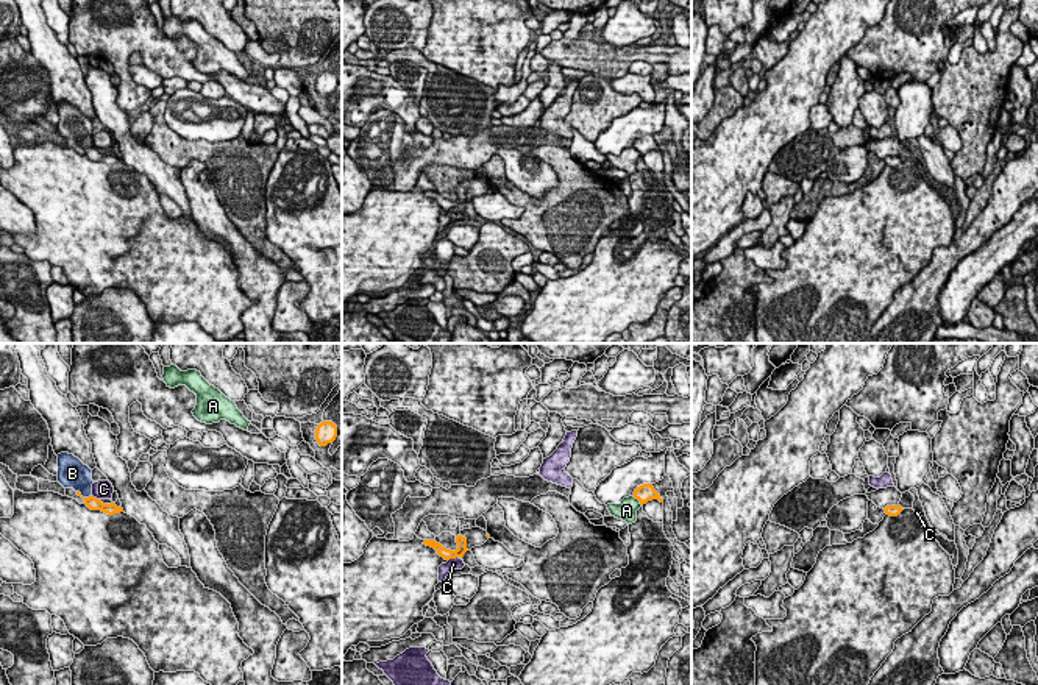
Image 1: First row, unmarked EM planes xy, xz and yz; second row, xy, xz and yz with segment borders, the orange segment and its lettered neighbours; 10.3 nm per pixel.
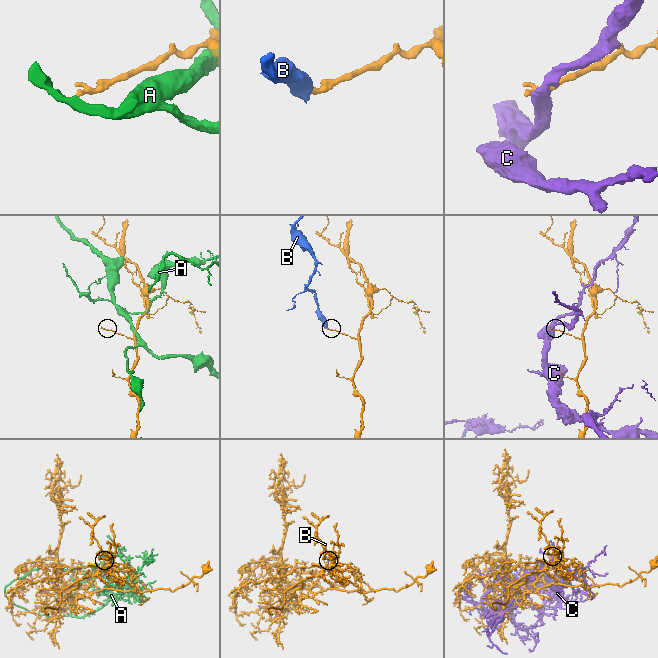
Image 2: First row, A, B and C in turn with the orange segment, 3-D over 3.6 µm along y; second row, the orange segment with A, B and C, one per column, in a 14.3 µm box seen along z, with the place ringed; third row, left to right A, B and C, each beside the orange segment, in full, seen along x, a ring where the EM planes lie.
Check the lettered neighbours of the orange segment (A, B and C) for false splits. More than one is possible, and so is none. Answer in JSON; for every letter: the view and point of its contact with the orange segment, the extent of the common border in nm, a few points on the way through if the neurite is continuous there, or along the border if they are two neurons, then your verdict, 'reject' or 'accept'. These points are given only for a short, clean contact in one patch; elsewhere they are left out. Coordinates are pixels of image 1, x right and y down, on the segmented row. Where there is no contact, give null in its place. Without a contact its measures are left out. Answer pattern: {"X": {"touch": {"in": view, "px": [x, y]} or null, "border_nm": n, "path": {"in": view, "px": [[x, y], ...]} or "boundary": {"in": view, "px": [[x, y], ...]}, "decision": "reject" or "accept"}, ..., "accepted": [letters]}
{"A": {"touch": {"in": "xz", "px": [637, 498]}, "border_nm": 140, "decision": "reject"}, "B": {"touch": {"in": "xy", "px": [85, 498]}, "border_nm": 170, "boundary": {"in": "xy", "px": [[77, 490], [83, 496], [91, 496]]}, "decision": "reject"}, "C": {"touch": {"in": "xz", "px": [453, 557]}, "border_nm": 120, "decision": "reject"}, "accepted": []}

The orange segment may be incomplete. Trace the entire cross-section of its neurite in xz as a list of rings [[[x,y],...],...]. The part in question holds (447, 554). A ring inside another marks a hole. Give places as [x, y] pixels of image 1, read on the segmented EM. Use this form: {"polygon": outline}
{"polygon": [[[457,535],[456,537],[456,543],[457,543],[457,549],[451,551],[451,549],[443,548],[435,540],[425,540],[423,541],[423,545],[434,548],[437,551],[437,554],[440,557],[443,557],[445,560],[456,559],[456,557],[464,557],[464,554],[468,551],[467,549],[467,538],[465,537]]]}

